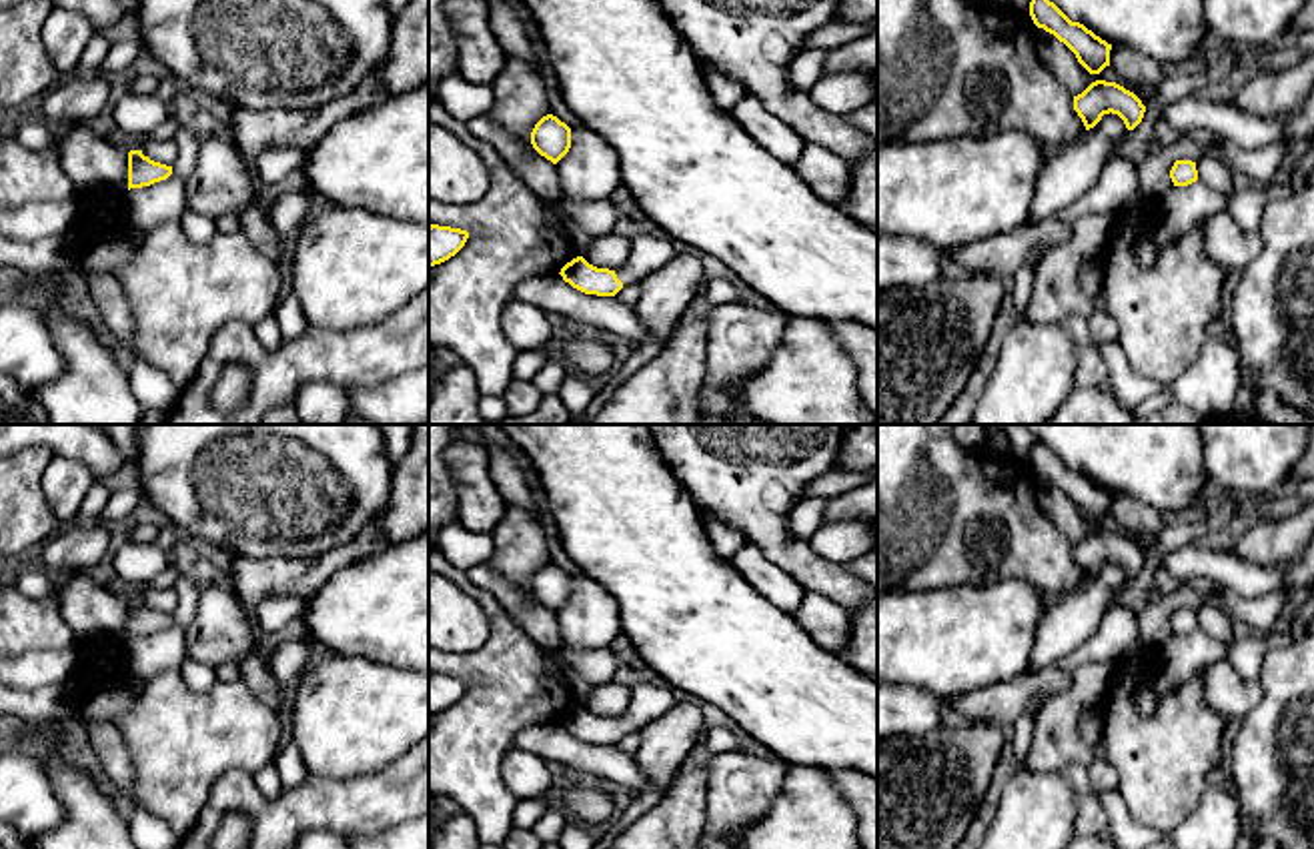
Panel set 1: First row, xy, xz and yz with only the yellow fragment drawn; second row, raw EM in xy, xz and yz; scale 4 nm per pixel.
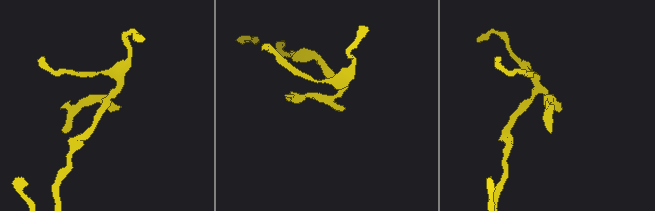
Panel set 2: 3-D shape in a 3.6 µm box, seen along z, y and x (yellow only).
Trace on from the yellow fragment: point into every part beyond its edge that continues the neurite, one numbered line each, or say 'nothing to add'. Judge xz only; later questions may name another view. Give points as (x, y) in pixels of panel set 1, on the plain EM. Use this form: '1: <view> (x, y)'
1: xz (647, 701)

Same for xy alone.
nothing to add

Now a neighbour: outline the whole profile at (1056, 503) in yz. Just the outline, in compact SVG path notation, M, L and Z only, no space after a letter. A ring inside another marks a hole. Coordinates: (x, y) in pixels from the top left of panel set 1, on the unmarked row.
M1038 477L1038 505L1052 517L1058 529L1074 543L1082 543L1092 531L1106 529L1124 535L1134 541L1144 555L1148 555L1156 537L1126 533L1118 527L1118 523L1106 515L1100 523L1090 523L1076 507L1076 503L1060 491L1054 483Z

